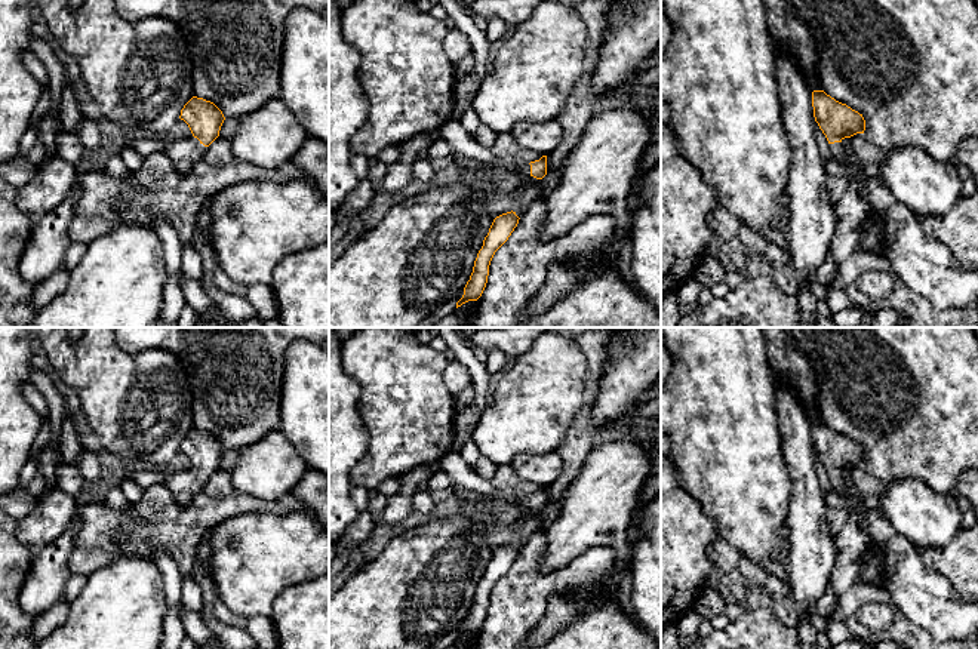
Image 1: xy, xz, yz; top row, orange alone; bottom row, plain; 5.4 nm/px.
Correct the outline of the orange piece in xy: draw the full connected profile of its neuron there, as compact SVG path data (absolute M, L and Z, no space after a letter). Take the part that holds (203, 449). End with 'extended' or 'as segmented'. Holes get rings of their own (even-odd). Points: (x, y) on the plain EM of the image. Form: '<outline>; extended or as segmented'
M193 428L181 442L179 450L188 456L193 467L164 474L163 483L185 507L203 490L206 480L219 468L225 449L213 434Z; extended

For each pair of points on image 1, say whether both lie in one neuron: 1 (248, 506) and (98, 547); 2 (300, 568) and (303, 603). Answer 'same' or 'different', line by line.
1: same
2: different

